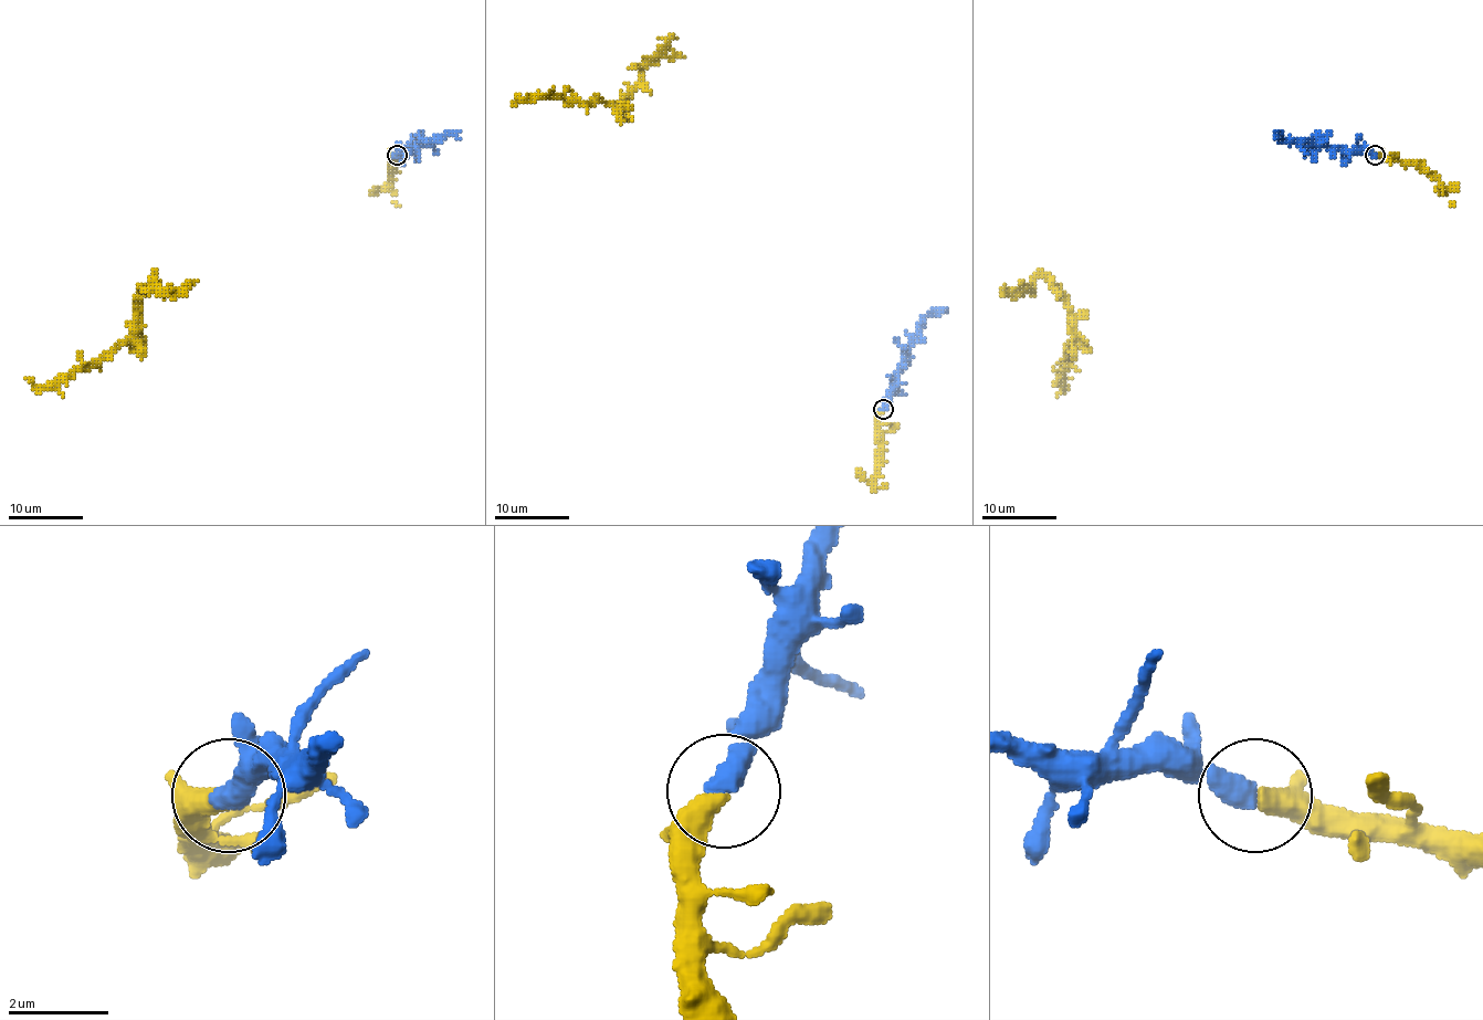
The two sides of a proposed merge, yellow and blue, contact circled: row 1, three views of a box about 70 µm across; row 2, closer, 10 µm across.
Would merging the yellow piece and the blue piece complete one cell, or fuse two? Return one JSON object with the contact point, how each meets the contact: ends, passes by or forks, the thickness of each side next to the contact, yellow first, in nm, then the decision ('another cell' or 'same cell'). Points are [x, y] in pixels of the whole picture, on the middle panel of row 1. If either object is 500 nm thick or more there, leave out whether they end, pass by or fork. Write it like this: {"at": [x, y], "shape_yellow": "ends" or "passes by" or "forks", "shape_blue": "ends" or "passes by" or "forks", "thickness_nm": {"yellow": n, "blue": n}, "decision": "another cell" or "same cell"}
{"at": [883, 409], "thickness_nm": {"yellow": 320, "blue": 500}, "decision": "same cell"}

